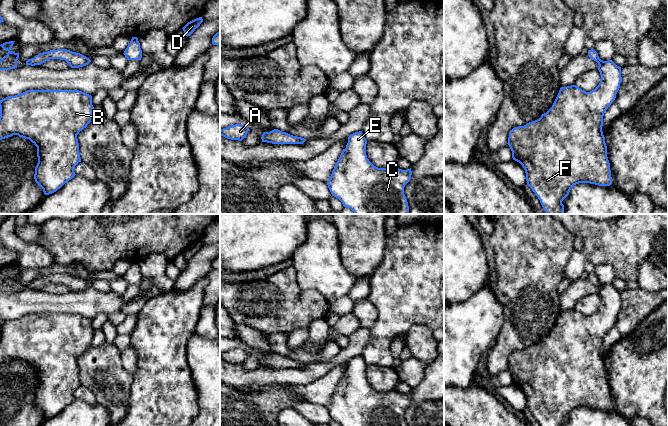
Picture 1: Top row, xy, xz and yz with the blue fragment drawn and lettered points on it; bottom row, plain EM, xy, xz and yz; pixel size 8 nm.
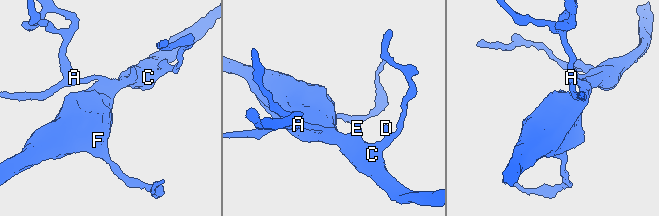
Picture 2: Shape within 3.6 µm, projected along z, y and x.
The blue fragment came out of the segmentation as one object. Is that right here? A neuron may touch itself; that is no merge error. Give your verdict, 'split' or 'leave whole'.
leave whole

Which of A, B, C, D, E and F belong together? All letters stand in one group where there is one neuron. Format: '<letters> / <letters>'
A B C D E F

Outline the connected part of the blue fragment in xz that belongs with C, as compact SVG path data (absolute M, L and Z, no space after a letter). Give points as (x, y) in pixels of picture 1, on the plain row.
M362 355L348 361L346 372L343 373L327 406L332 420L341 426L407 426L404 411L411 403L411 392L402 394L374 390L367 382L366 368L367 364Z

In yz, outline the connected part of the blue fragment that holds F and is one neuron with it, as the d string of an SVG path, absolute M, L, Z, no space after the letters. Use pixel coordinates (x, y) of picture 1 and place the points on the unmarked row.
M594 273L588 274L588 280L598 287L601 299L600 307L594 314L586 316L576 309L561 311L552 331L546 337L535 345L513 352L509 357L507 368L512 375L512 382L524 392L527 409L540 426L562 426L571 412L579 407L610 410L613 405L602 350L604 336L615 324L620 312L621 291L612 284L601 284Z

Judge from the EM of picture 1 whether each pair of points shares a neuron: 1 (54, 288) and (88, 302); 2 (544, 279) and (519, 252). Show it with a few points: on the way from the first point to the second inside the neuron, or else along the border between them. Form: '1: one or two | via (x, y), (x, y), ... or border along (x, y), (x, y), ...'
1: two | border along (69, 290), (63, 294), (43, 292)
2: one | via (537, 272), (526, 259)

